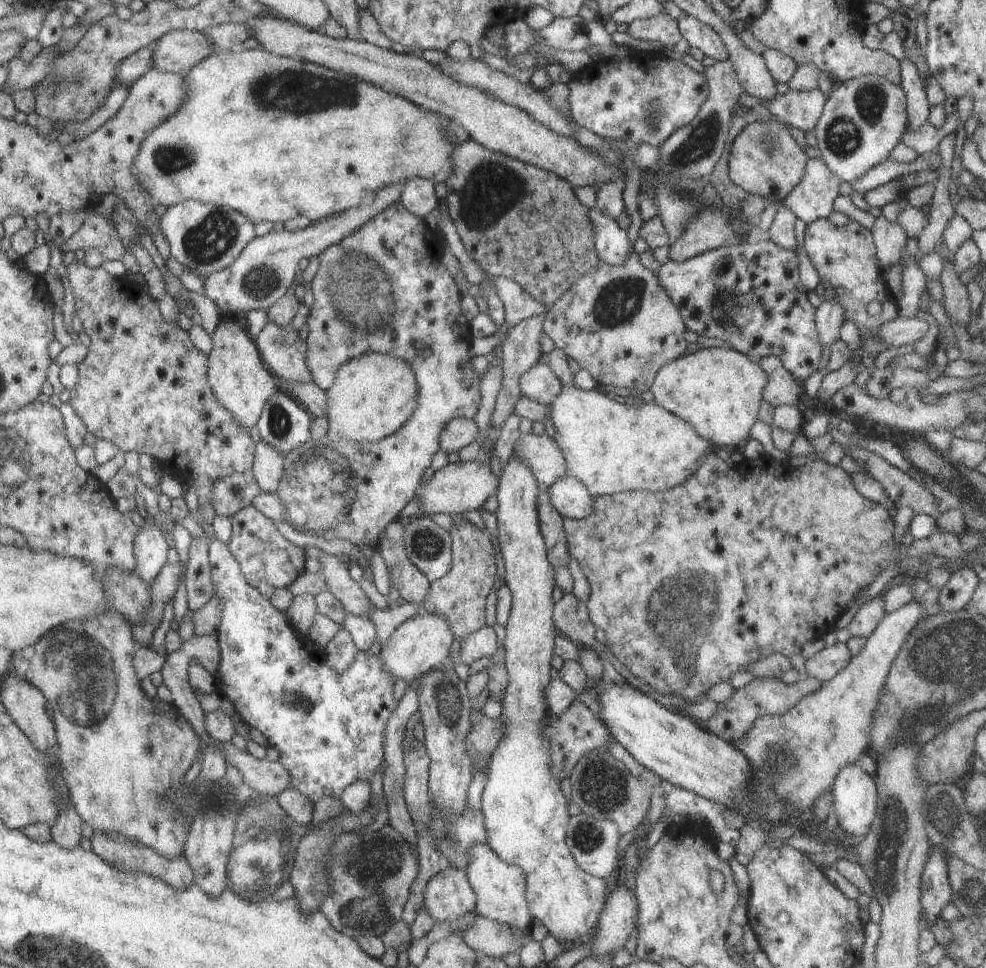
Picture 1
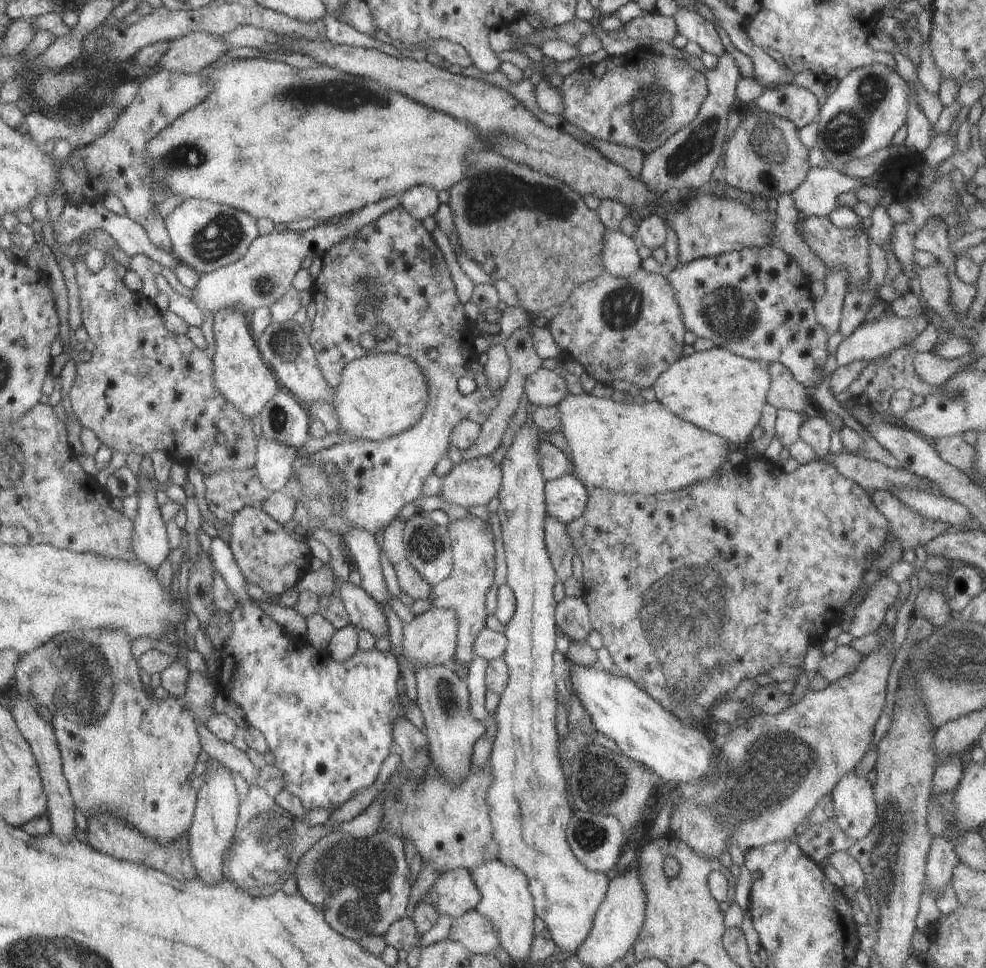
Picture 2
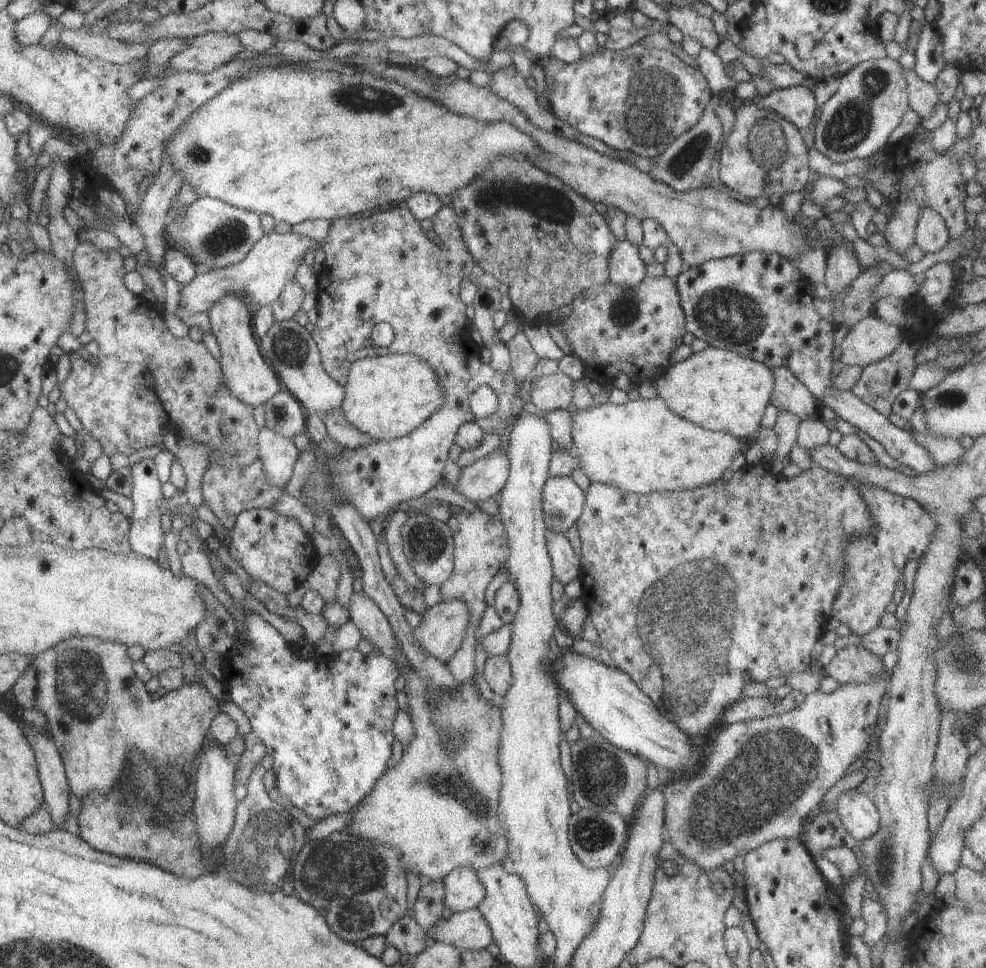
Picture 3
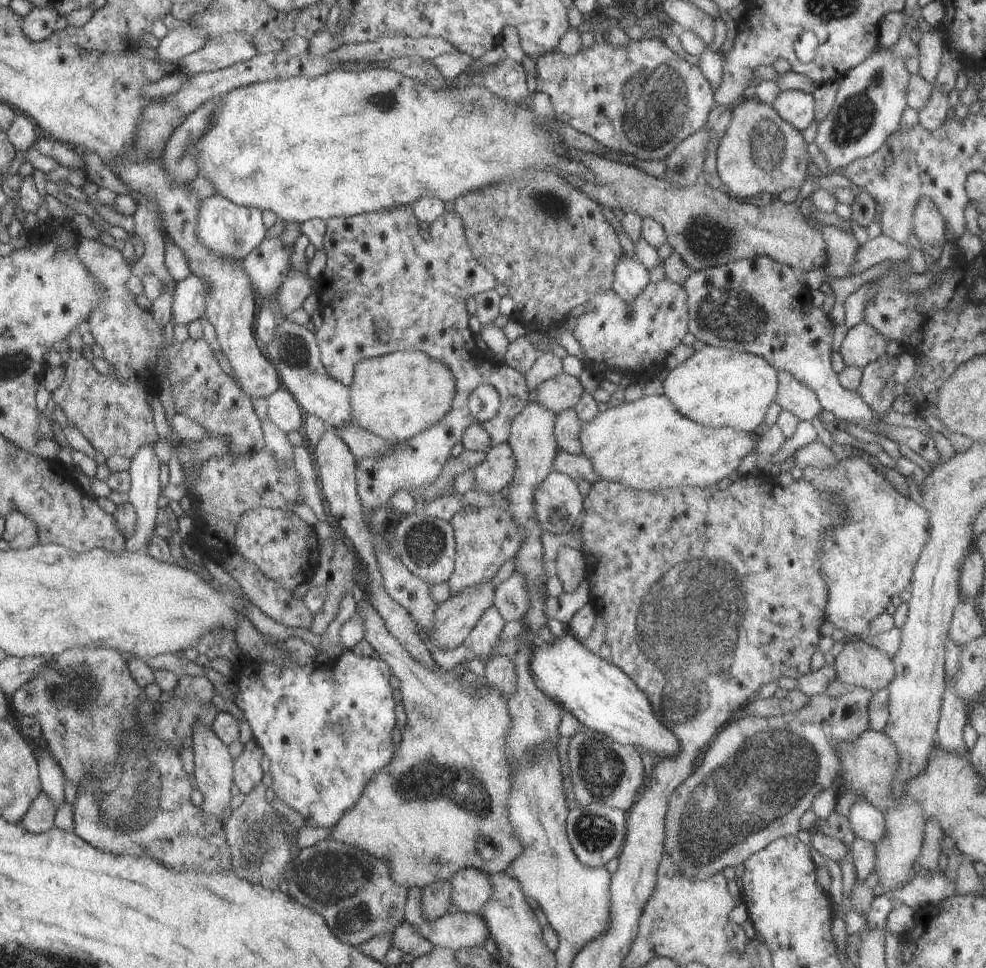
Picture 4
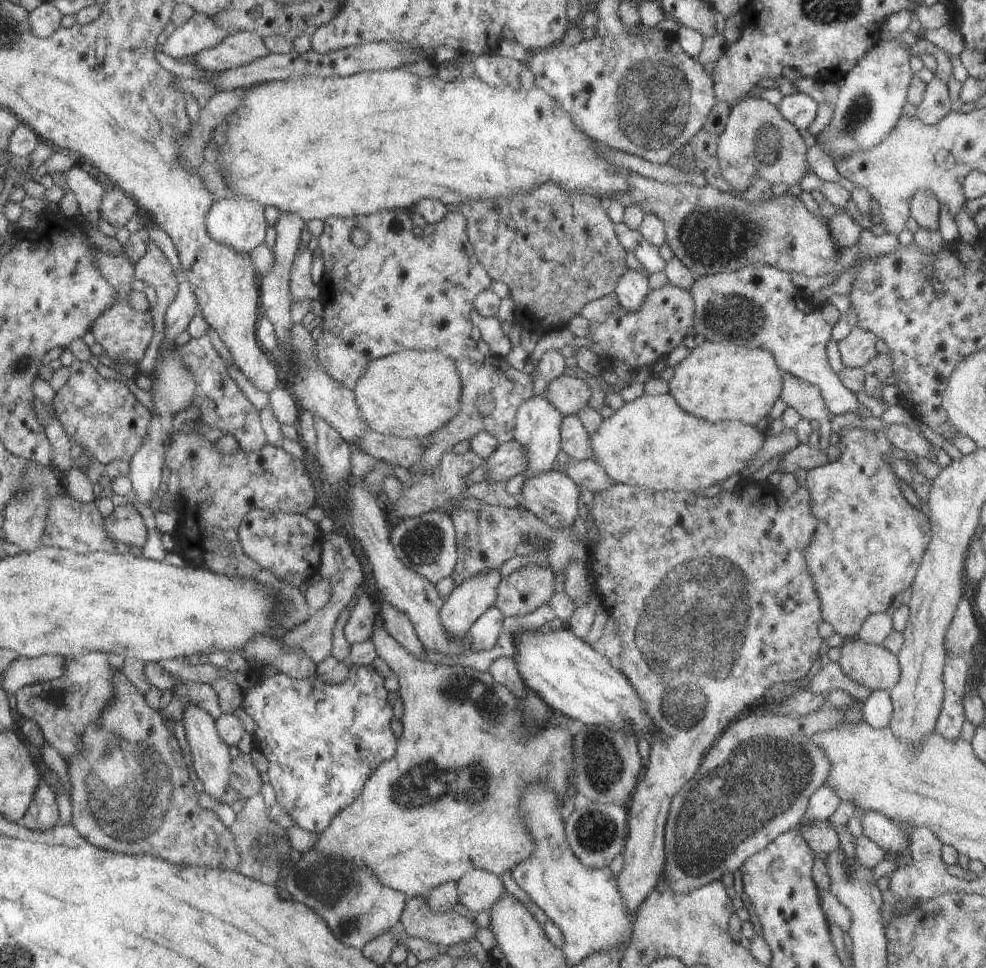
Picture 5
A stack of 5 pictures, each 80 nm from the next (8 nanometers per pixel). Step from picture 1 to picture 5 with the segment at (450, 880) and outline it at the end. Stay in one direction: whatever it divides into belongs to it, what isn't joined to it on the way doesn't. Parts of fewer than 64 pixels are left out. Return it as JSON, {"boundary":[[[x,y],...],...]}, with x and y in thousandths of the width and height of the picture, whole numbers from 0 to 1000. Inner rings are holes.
{"boundary":[[[481,898],[463,910],[466,932],[482,943],[496,941],[512,923],[508,906]]]}

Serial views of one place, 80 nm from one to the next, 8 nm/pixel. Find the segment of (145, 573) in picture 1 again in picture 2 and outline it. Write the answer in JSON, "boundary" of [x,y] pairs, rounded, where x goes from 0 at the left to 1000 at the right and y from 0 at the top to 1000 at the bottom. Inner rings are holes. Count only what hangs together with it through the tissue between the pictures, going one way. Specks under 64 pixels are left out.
{"boundary":[[[146,471],[143,477],[143,482],[140,486],[139,497],[139,531],[135,537],[134,551],[134,566],[137,573],[148,585],[151,585],[156,591],[170,576],[172,572],[172,563],[168,552],[168,544],[162,534],[161,521],[159,519],[159,510],[161,504],[155,501],[157,496],[157,488],[154,474],[151,471]]]}

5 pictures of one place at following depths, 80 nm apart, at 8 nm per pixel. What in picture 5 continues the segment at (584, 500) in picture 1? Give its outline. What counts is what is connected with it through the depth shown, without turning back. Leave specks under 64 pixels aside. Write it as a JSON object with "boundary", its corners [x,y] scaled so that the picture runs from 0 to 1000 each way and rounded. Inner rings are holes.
{"boundary":[[[560,485],[533,495],[527,509],[522,510],[521,514],[526,523],[543,531],[558,545],[565,546],[582,541],[586,532],[586,512],[588,512],[586,506],[586,501],[574,489]]]}

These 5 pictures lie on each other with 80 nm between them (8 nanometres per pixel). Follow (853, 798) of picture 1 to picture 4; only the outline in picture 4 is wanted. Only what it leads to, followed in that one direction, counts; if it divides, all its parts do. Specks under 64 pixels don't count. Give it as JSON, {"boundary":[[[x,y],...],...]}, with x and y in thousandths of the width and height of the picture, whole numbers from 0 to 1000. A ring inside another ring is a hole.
{"boundary":[[[869,826],[859,844],[868,864],[891,871],[898,865],[898,843],[885,831]]]}

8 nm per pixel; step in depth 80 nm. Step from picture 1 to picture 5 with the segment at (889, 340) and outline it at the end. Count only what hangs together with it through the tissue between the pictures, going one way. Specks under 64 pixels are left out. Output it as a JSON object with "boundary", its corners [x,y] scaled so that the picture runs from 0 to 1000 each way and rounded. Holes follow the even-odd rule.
{"boundary":[[[864,337],[863,344],[849,353],[854,376],[860,380],[874,381],[890,365],[888,363],[889,351],[889,347],[882,342]]]}

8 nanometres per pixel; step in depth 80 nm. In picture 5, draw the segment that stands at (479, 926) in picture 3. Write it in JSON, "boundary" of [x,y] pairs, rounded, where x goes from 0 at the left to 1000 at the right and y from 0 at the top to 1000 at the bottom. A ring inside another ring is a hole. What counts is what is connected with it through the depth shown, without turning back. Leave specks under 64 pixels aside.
{"boundary":[[[416,927],[406,949],[411,964],[418,969],[432,970],[447,980],[465,972],[483,970],[483,952],[458,940],[442,944],[436,940],[430,927]]]}

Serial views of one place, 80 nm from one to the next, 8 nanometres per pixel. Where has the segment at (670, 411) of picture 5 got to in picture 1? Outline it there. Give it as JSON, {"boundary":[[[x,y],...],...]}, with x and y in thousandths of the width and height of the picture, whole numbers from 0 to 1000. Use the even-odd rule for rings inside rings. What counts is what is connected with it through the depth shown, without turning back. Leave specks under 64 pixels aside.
{"boundary":[[[571,399],[569,406],[562,411],[558,417],[559,430],[558,434],[561,436],[561,440],[564,445],[564,459],[567,461],[571,472],[573,473],[573,478],[575,481],[575,492],[585,494],[590,500],[596,505],[596,508],[603,513],[606,511],[622,511],[634,508],[645,508],[645,507],[655,507],[666,509],[669,507],[680,506],[684,503],[690,503],[708,486],[711,480],[710,476],[720,470],[721,467],[726,469],[727,463],[718,454],[712,452],[706,444],[703,443],[702,439],[694,436],[692,433],[688,434],[688,430],[671,421],[665,414],[652,416],[650,419],[646,418],[632,418],[626,414],[620,413],[615,410],[615,408],[610,407],[605,404],[593,404],[592,402],[587,402],[585,400]]]}

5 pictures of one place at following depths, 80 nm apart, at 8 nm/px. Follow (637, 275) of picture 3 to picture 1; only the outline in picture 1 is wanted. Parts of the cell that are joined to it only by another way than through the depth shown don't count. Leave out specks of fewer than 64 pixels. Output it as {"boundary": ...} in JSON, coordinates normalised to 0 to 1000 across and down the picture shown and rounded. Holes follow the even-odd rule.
{"boundary":[[[604,214],[596,216],[596,221],[601,231],[606,267],[619,275],[631,275],[640,263],[636,239]]]}

